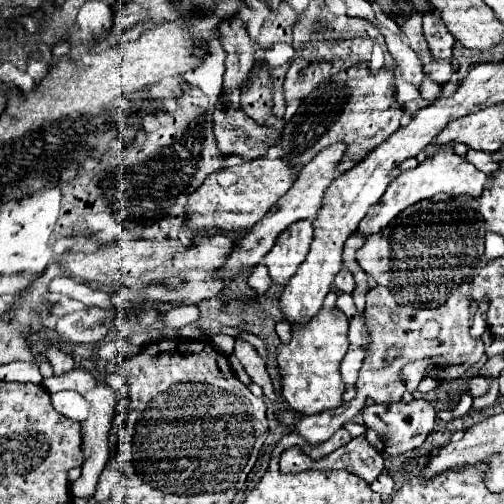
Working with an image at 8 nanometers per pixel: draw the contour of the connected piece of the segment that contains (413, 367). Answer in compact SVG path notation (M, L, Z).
M421 359L421 361L415 361L415 363L409 363L401 369L401 375L405 379L405 385L407 385L407 391L415 391L419 381L427 375L427 369L429 365L433 363L433 359Z

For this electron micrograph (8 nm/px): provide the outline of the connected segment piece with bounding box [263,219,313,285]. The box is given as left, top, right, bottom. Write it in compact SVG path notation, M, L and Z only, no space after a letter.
M309 219L293 223L293 227L289 227L277 237L277 243L273 245L271 253L267 253L263 259L275 283L285 285L293 277L293 273L309 253L311 239L313 239L313 223Z

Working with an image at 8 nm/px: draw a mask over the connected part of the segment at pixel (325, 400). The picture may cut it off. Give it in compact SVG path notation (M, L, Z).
M337 307L321 309L301 331L291 331L289 343L279 343L277 347L277 369L281 395L293 411L303 415L319 415L321 411L337 409L343 403L345 385L341 383L339 363L347 353L349 321Z

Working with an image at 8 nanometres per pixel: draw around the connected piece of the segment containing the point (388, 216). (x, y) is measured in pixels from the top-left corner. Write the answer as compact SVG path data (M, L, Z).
M443 147L443 149L437 149L437 153L419 163L415 169L411 171L403 171L385 191L385 195L379 199L379 203L375 203L367 215L363 217L363 221L359 223L359 229L357 233L363 235L363 237L369 237L369 235L375 235L375 233L381 233L389 221L399 215L403 209L407 209L409 205L415 205L423 199L431 199L433 195L437 193L447 193L447 195L471 195L471 197L479 197L481 191L483 191L483 183L485 183L487 175L483 171L479 171L477 167L473 167L467 159L461 159L451 147Z

